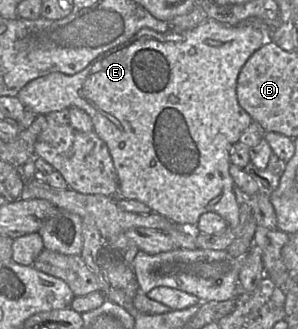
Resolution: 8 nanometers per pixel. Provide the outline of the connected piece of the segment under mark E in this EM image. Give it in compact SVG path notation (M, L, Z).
M212 19L207 20L193 29L184 31L169 30L160 33L145 27L140 29L124 43L98 56L85 69L74 75L53 72L28 82L19 91L17 98L27 110L32 110L43 115L71 107L78 107L85 111L92 120L93 131L106 143L109 149L118 175L118 194L121 198L140 201L147 205L152 212L165 217L178 226L195 228L202 214L214 212L221 216L231 228L236 229L240 221L241 201L248 197L241 194L230 175L230 153L234 144L237 144L239 141L242 133L253 123L250 115L238 102L236 93L237 79L249 57L267 42L266 31L262 31L253 26L228 25Z

